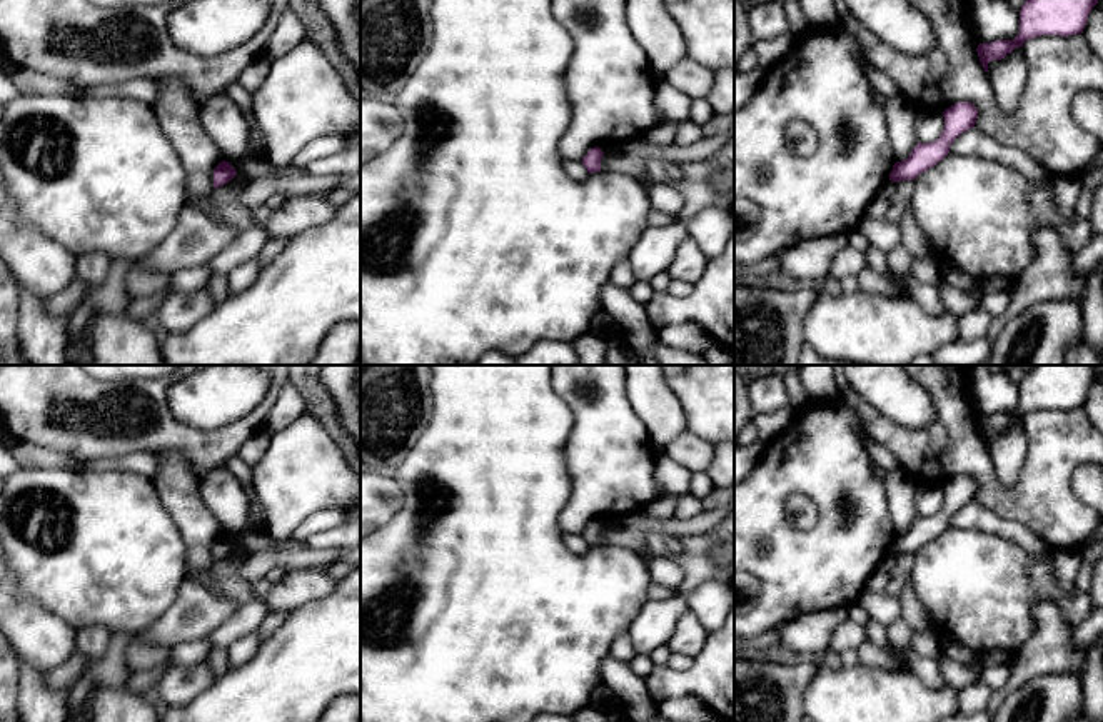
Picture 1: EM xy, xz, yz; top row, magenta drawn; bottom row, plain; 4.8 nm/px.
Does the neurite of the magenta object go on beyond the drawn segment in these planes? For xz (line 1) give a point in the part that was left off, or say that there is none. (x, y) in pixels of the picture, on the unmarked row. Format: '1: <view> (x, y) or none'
1: none

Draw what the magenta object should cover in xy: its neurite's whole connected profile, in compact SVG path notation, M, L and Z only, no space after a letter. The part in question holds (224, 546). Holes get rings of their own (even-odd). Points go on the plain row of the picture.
M220 535L214 544L214 562L225 559L235 549L237 545L229 535Z

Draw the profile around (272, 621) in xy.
M290 612L269 614L257 630L262 642L265 642L287 620L289 615Z

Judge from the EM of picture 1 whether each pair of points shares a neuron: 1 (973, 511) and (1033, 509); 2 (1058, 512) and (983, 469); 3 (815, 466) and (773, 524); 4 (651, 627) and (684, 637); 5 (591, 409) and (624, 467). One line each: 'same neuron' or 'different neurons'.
1: different neurons
2: same neuron
3: same neuron
4: different neurons
5: same neuron

